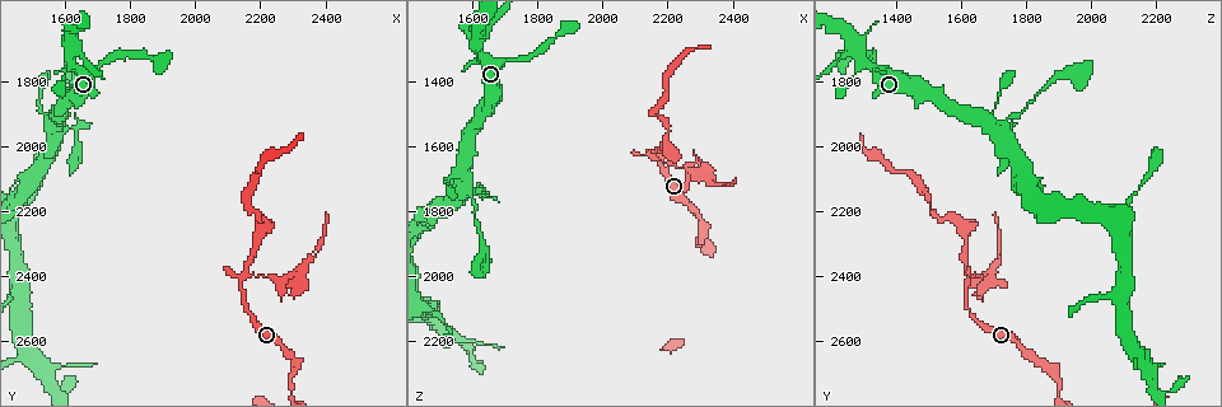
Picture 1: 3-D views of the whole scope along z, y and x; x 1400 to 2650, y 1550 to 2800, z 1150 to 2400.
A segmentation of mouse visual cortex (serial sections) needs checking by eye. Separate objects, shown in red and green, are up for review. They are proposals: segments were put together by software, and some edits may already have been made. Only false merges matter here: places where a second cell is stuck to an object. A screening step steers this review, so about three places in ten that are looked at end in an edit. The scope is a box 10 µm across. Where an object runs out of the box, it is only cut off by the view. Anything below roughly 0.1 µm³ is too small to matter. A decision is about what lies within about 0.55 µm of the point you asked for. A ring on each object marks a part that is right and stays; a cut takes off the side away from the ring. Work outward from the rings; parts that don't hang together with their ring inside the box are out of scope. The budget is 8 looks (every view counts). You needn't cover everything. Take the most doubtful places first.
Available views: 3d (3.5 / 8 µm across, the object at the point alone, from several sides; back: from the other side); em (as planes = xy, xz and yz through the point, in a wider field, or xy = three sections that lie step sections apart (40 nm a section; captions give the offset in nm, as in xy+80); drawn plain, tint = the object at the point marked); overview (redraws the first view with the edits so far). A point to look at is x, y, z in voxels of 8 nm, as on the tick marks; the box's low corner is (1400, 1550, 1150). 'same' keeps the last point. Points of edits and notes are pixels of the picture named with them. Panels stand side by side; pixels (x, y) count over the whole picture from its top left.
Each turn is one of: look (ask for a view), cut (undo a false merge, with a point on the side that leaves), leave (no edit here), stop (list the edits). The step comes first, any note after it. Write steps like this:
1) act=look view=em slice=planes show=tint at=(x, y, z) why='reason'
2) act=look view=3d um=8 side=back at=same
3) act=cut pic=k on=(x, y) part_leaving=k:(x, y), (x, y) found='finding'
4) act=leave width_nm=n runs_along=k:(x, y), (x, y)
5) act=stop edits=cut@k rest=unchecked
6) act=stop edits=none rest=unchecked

act=look view=3d um=3.5 at=(2150, 2400, 1630) why='narrows sharply'

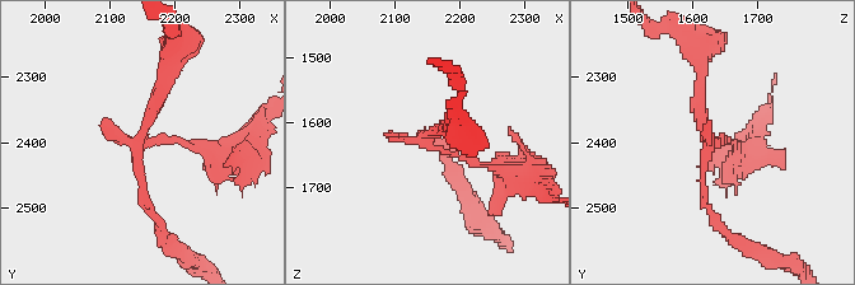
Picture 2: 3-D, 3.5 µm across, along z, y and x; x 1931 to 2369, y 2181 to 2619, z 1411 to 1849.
act=look view=em slice=xy step=2 show=tint at=(2140, 2405, 1620) why='shape alone is not enough'

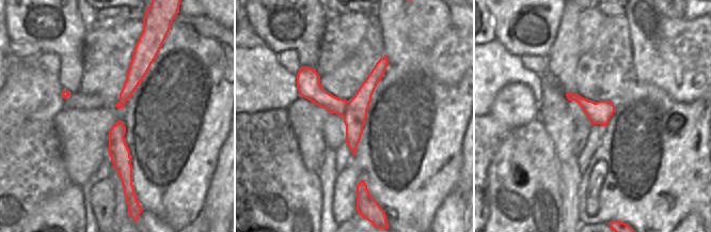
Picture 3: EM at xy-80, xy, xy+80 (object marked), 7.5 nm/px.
act=cut pic=2 on=(190, 144) border=3:(348, 101), (348, 107), (342, 116) found='two cells meet here'

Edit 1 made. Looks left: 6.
act=look view=overview

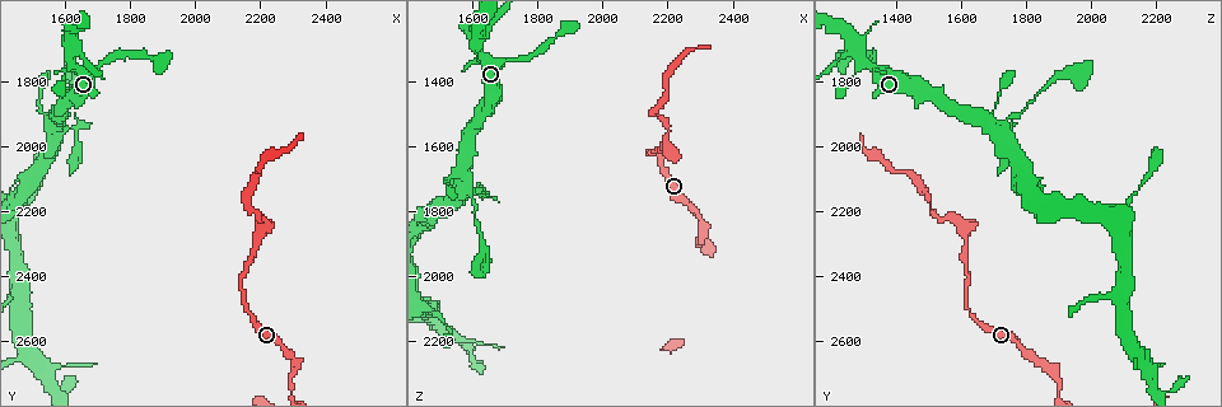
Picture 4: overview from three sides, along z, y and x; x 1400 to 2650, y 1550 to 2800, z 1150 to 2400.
act=look view=3d um=3.5 side=back at=(1620, 1700, 1270) why='arms part here'

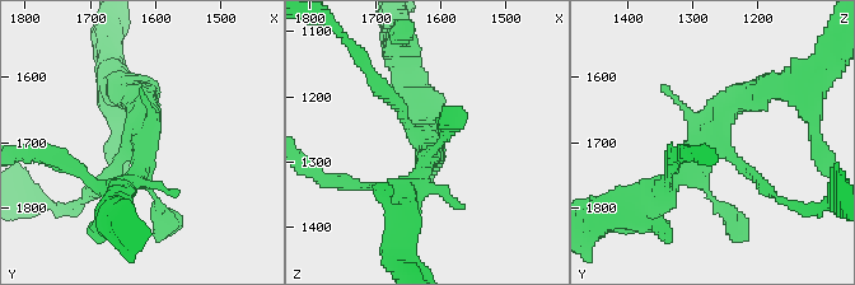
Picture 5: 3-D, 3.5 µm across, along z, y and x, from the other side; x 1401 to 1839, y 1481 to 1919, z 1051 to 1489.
act=look view=em slice=planes show=tint at=(1620, 1695, 1270)

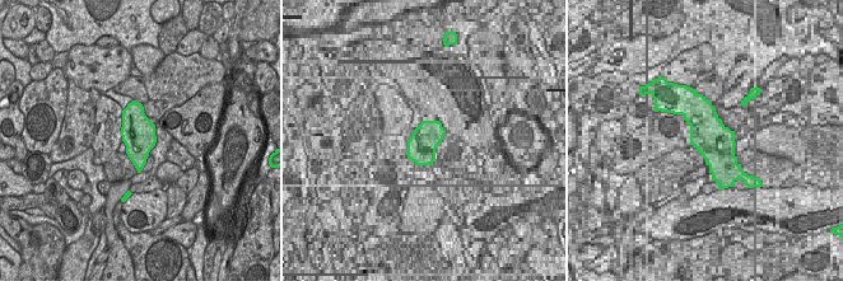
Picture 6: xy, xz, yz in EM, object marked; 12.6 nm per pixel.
act=leave width_nm=440 runs_along=5:(658, 195), (766, 85) found='one cell here'

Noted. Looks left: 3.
act=look view=3d um=8 at=(1570, 1960, 1710)

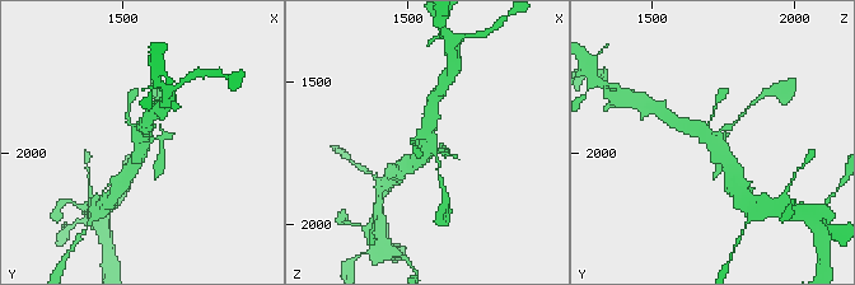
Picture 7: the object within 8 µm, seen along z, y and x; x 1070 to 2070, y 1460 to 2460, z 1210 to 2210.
act=look view=em slice=xy step=3 show=tint at=same

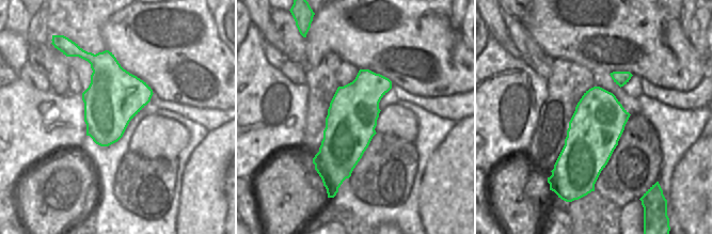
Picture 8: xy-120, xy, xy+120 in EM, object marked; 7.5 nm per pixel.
act=leave runs_along=7:(680, 124), (699, 127), (732, 168) found='one cell here'

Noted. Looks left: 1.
act=stop edits=cut@2 rest=unchecked

